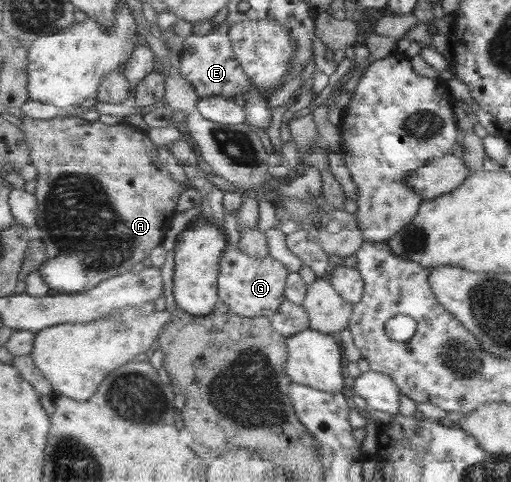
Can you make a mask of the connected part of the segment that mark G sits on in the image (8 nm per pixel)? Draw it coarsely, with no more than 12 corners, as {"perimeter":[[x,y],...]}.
{"perimeter":[[229,243],[220,302],[272,319],[286,301],[289,268]]}

